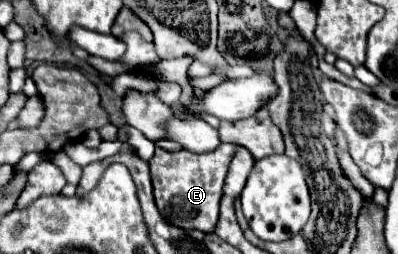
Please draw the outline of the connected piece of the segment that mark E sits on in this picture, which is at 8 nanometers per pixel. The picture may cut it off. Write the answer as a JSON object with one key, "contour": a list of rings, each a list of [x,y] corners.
{"contour":[[[220,144],[214,152],[206,154],[194,154],[188,150],[168,152],[164,148],[156,148],[148,164],[152,174],[152,186],[156,192],[154,198],[160,214],[178,228],[198,228],[202,232],[212,232],[218,218],[218,204],[222,196],[224,178],[230,160],[238,148],[238,144]]]}

